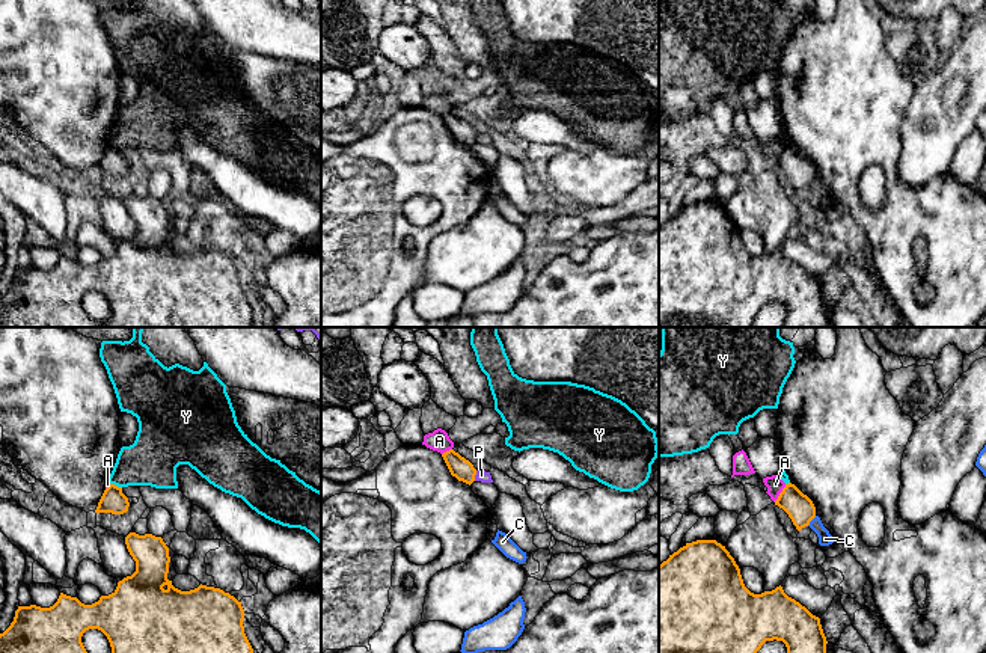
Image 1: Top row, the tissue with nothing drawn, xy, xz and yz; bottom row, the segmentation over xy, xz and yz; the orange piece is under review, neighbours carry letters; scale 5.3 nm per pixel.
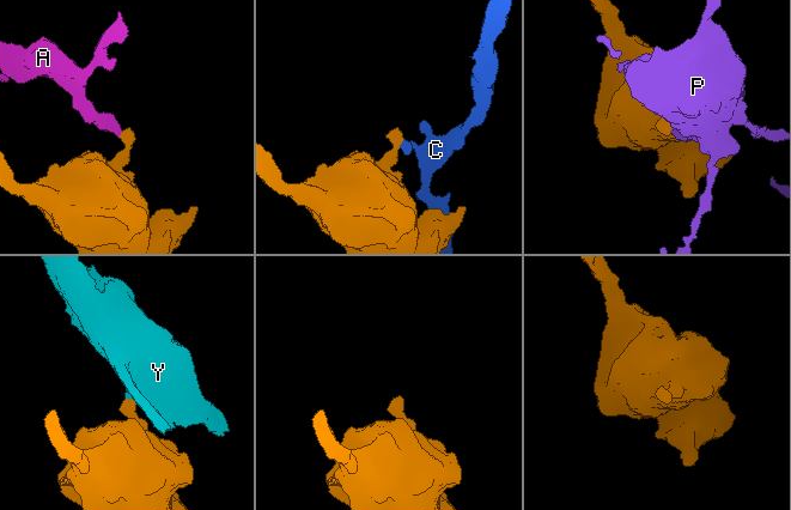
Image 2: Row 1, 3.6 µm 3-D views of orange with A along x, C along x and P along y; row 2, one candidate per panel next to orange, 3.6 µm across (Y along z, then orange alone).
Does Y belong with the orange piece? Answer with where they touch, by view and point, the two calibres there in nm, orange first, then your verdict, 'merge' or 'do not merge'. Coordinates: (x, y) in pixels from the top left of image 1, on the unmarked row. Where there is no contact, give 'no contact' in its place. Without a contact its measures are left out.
contact xy (116, 148); calibres 130 and 280 nm; do not merge

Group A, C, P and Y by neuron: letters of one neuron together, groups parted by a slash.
A / C / P / Y

